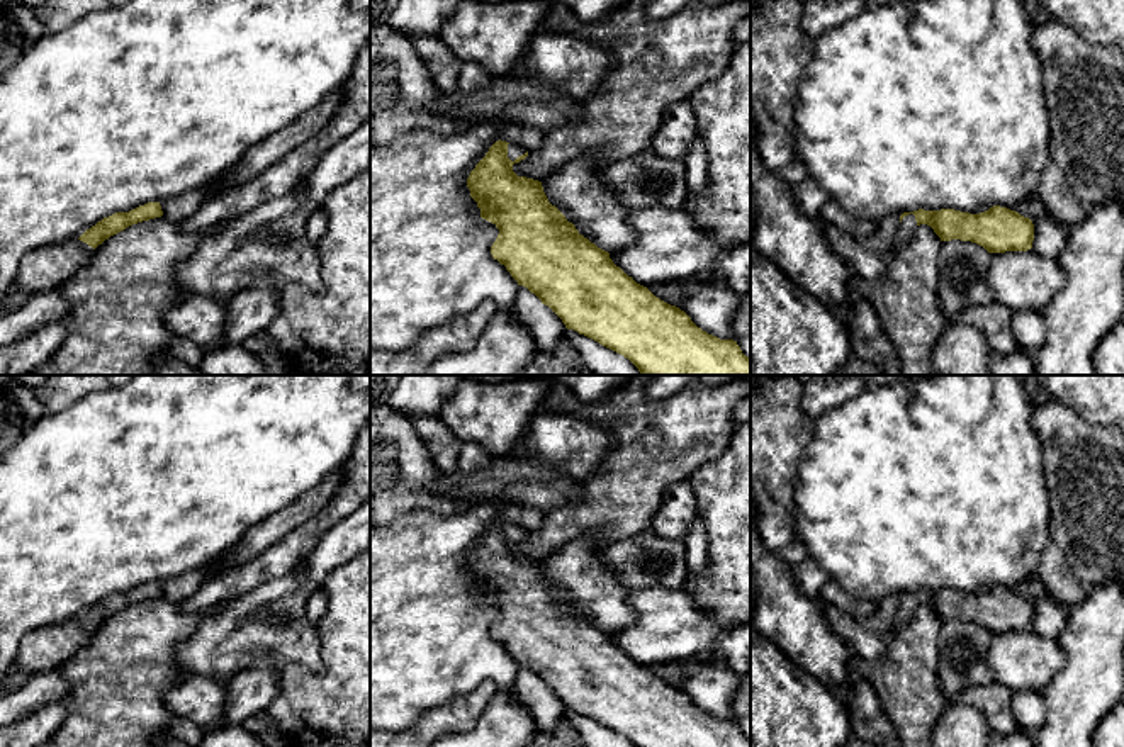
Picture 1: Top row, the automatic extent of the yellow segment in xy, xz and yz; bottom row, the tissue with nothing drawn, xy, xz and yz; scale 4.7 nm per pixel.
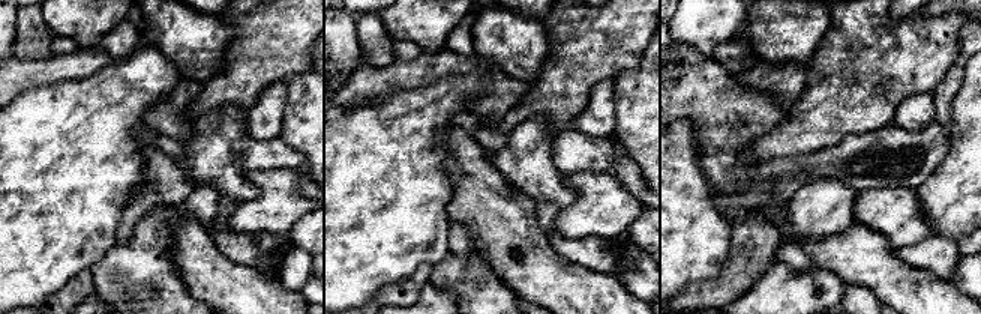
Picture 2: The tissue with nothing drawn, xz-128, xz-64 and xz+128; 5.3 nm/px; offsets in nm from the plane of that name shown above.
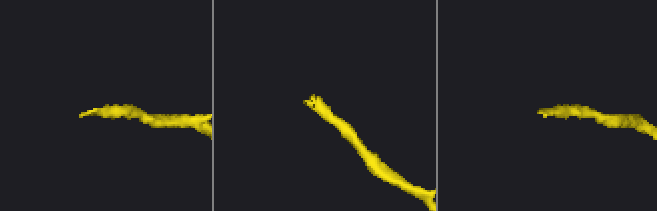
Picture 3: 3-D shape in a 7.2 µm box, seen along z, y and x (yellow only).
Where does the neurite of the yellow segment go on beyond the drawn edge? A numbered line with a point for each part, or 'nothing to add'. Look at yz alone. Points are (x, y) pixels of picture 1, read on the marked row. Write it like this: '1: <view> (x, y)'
1: yz (907, 226)

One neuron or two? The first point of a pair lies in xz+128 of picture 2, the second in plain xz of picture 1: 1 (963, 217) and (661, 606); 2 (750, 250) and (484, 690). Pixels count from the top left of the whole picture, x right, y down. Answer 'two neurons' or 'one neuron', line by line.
1: two neurons
2: one neuron

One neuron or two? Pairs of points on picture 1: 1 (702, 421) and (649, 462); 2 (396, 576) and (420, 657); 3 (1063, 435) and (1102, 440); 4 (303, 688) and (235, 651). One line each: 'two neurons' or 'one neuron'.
1: one neuron
2: one neuron
3: one neuron
4: two neurons

